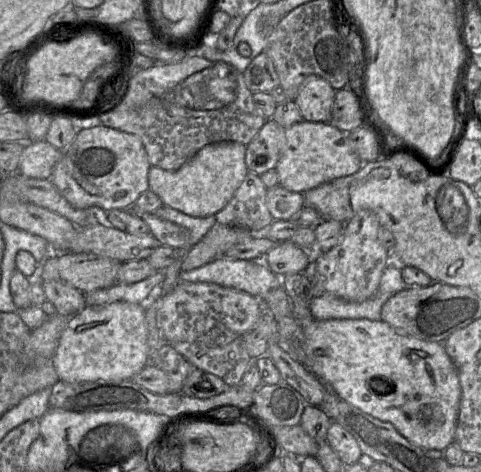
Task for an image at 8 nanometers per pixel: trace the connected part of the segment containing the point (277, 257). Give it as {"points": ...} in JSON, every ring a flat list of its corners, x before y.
{"points":[[291,241,279,243,265,255,263,261,277,275,303,272,309,264,304,251]]}

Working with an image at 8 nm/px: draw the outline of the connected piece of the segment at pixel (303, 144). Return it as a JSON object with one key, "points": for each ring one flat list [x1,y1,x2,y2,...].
{"points":[[305,120,285,128,285,144,275,167,278,185,290,192,304,194,324,183,356,173,363,164,350,145,348,133,329,122]]}

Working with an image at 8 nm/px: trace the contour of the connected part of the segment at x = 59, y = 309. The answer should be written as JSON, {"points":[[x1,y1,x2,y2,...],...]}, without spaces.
{"points":[[42,281,41,285,47,298,41,308,47,316,56,313,71,318,86,306,85,294,68,283]]}

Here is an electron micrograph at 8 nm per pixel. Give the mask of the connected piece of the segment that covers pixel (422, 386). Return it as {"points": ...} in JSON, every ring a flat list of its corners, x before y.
{"points":[[332,319,314,320,303,326,311,373,322,378,349,404,392,424,411,444,423,450,444,451,454,443,459,413,461,386,458,371,443,343,422,340,398,333,382,320]]}

